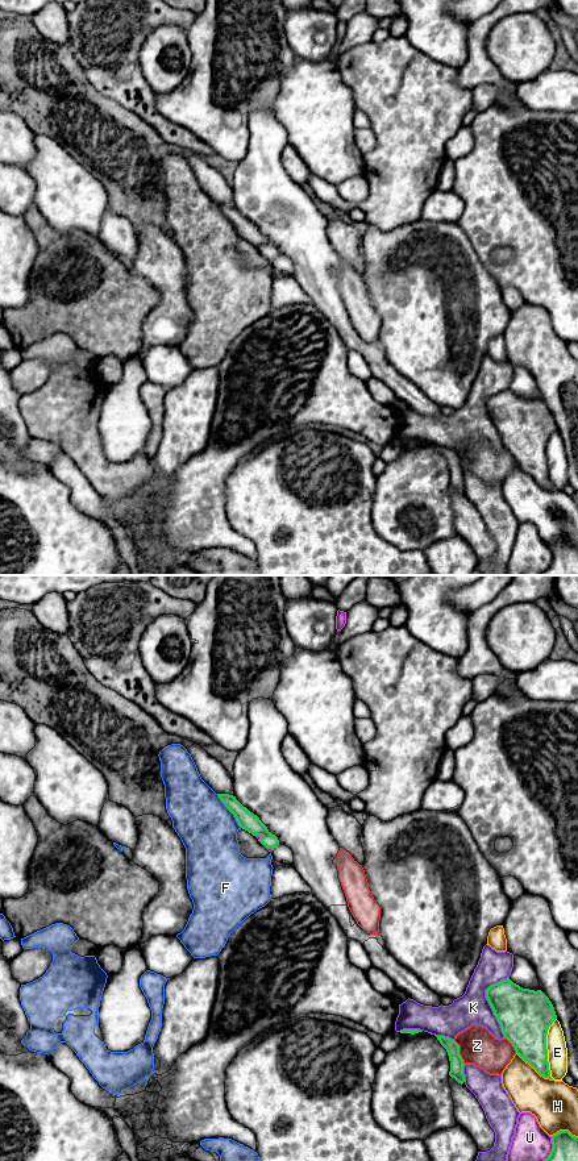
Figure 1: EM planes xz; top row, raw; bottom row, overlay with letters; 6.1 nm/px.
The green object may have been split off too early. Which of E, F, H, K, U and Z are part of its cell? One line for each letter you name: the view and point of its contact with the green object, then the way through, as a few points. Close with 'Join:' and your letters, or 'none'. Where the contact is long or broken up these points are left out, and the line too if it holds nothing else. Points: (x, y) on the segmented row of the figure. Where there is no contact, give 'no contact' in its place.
Join: none

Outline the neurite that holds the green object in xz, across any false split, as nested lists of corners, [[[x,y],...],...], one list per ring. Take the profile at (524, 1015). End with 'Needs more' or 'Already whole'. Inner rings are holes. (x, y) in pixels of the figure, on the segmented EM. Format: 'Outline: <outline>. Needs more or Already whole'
Outline: [[[510,978],[491,985],[486,998],[516,1053],[540,1075],[553,1079],[546,1035],[557,1015],[549,998],[541,990],[523,989]]]. Already whole

